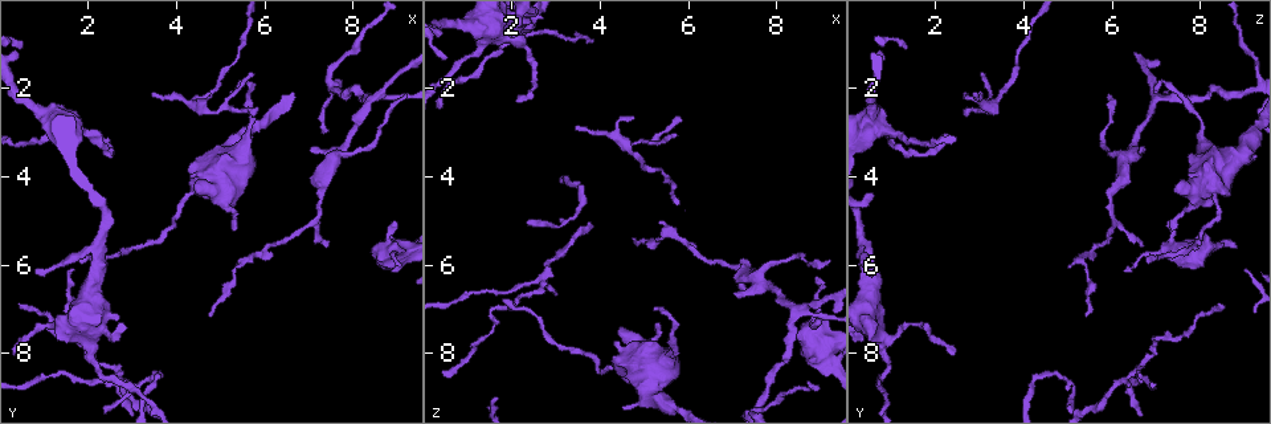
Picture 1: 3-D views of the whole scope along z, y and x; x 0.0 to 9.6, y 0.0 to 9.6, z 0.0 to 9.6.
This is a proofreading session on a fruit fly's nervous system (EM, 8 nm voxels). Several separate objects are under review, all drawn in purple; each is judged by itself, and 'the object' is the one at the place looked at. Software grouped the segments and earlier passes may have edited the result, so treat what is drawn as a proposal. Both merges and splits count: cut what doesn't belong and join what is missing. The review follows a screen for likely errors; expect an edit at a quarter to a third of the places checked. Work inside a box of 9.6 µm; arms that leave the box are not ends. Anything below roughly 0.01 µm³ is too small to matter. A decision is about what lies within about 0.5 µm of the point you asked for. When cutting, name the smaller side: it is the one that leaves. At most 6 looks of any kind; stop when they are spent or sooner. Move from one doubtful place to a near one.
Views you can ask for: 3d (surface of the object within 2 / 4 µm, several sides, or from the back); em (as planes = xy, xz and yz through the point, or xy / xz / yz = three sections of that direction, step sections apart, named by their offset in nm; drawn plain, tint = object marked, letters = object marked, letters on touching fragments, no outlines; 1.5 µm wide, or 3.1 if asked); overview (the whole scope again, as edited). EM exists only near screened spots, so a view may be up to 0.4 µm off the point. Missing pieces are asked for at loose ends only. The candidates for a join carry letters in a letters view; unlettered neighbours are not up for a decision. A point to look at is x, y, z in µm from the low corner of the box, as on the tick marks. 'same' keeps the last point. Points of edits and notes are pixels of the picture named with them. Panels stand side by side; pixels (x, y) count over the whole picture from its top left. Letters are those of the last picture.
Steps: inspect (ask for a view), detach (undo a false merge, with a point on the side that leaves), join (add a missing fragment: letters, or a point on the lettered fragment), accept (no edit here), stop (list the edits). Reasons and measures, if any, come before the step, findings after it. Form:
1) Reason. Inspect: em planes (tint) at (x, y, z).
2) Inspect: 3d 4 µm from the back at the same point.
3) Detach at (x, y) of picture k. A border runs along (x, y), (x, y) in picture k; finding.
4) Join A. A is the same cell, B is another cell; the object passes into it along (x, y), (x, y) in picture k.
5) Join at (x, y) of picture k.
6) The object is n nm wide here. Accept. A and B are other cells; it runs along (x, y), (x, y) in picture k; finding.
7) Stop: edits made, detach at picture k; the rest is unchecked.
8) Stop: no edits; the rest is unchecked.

Free end. Inspect: 3d 2 µm at (8.95, 5.00, 7.30).

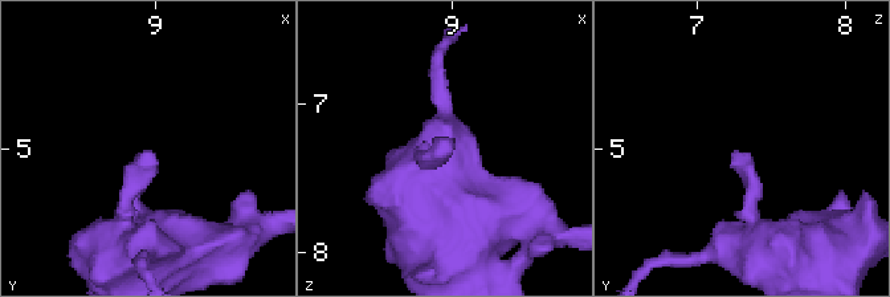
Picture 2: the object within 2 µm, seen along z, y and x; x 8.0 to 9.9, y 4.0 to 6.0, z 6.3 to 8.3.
Inspect: em 3.1 µm planes (letters) at (8.94, 5.00, 7.28).

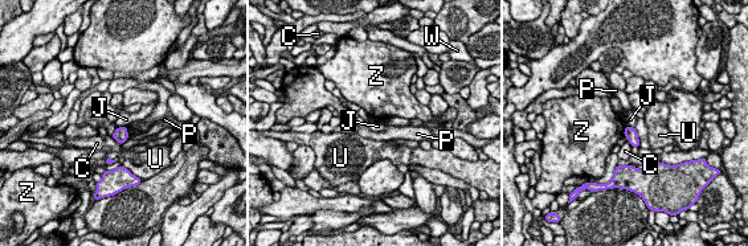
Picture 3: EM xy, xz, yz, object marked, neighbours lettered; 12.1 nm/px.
Accept. C, J, P, U, W and Z are other cells; a border runs along (118, 126), (126, 127) in picture 3; no lettered fragment goes on from it.

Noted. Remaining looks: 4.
Tapers out. Inspect: 3d 4 µm from the back at (2.10, 3.15, 2.30).

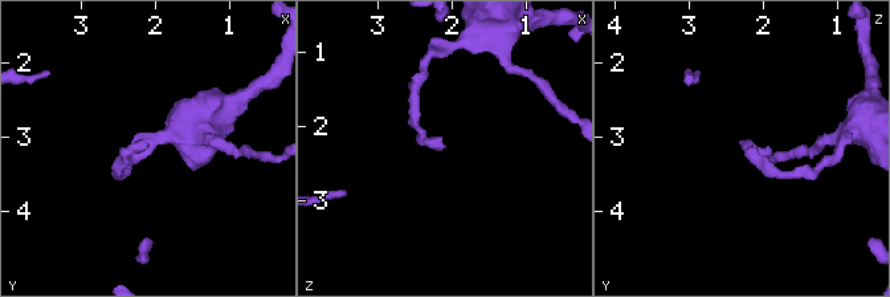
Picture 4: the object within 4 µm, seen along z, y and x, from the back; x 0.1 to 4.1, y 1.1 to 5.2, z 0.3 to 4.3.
Inspect: em planes (letters) at (2.15, 3.10, 2.35).

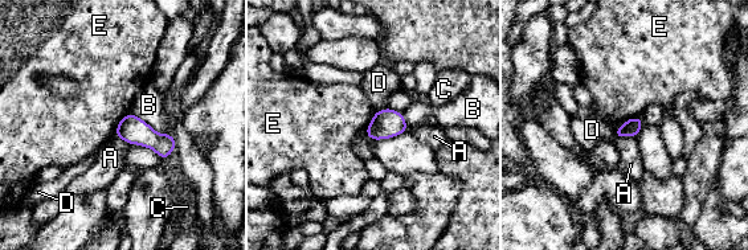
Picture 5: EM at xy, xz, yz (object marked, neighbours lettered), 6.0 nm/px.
Accept. A, B, C, D and E are other cells; a border runs along (640, 115), (626, 119), (613, 131) in picture 5; none of them fits.

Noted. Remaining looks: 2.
Sharp bend. Inspect: em xy step 8 (tint) at (3.60, 8.50, 4.55).

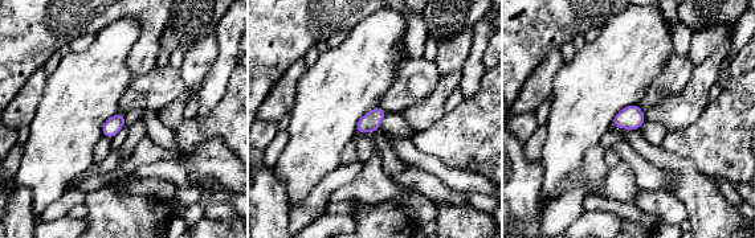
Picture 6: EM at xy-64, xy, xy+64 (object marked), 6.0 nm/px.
Another direction. Inspect: em planes (letters) at the same point.

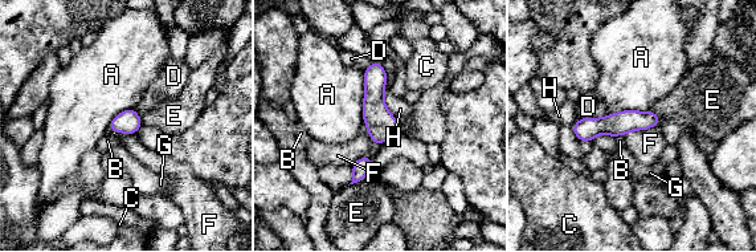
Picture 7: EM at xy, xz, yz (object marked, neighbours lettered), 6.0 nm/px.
The object is 140 nm wide here. Accept. A, B, C, D, E, F, G and H are other cells; it runs along (656, 120), (576, 129) in picture 7; continuous, no second neuron.

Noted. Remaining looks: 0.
Stop: no edits; the rest is unchecked.

